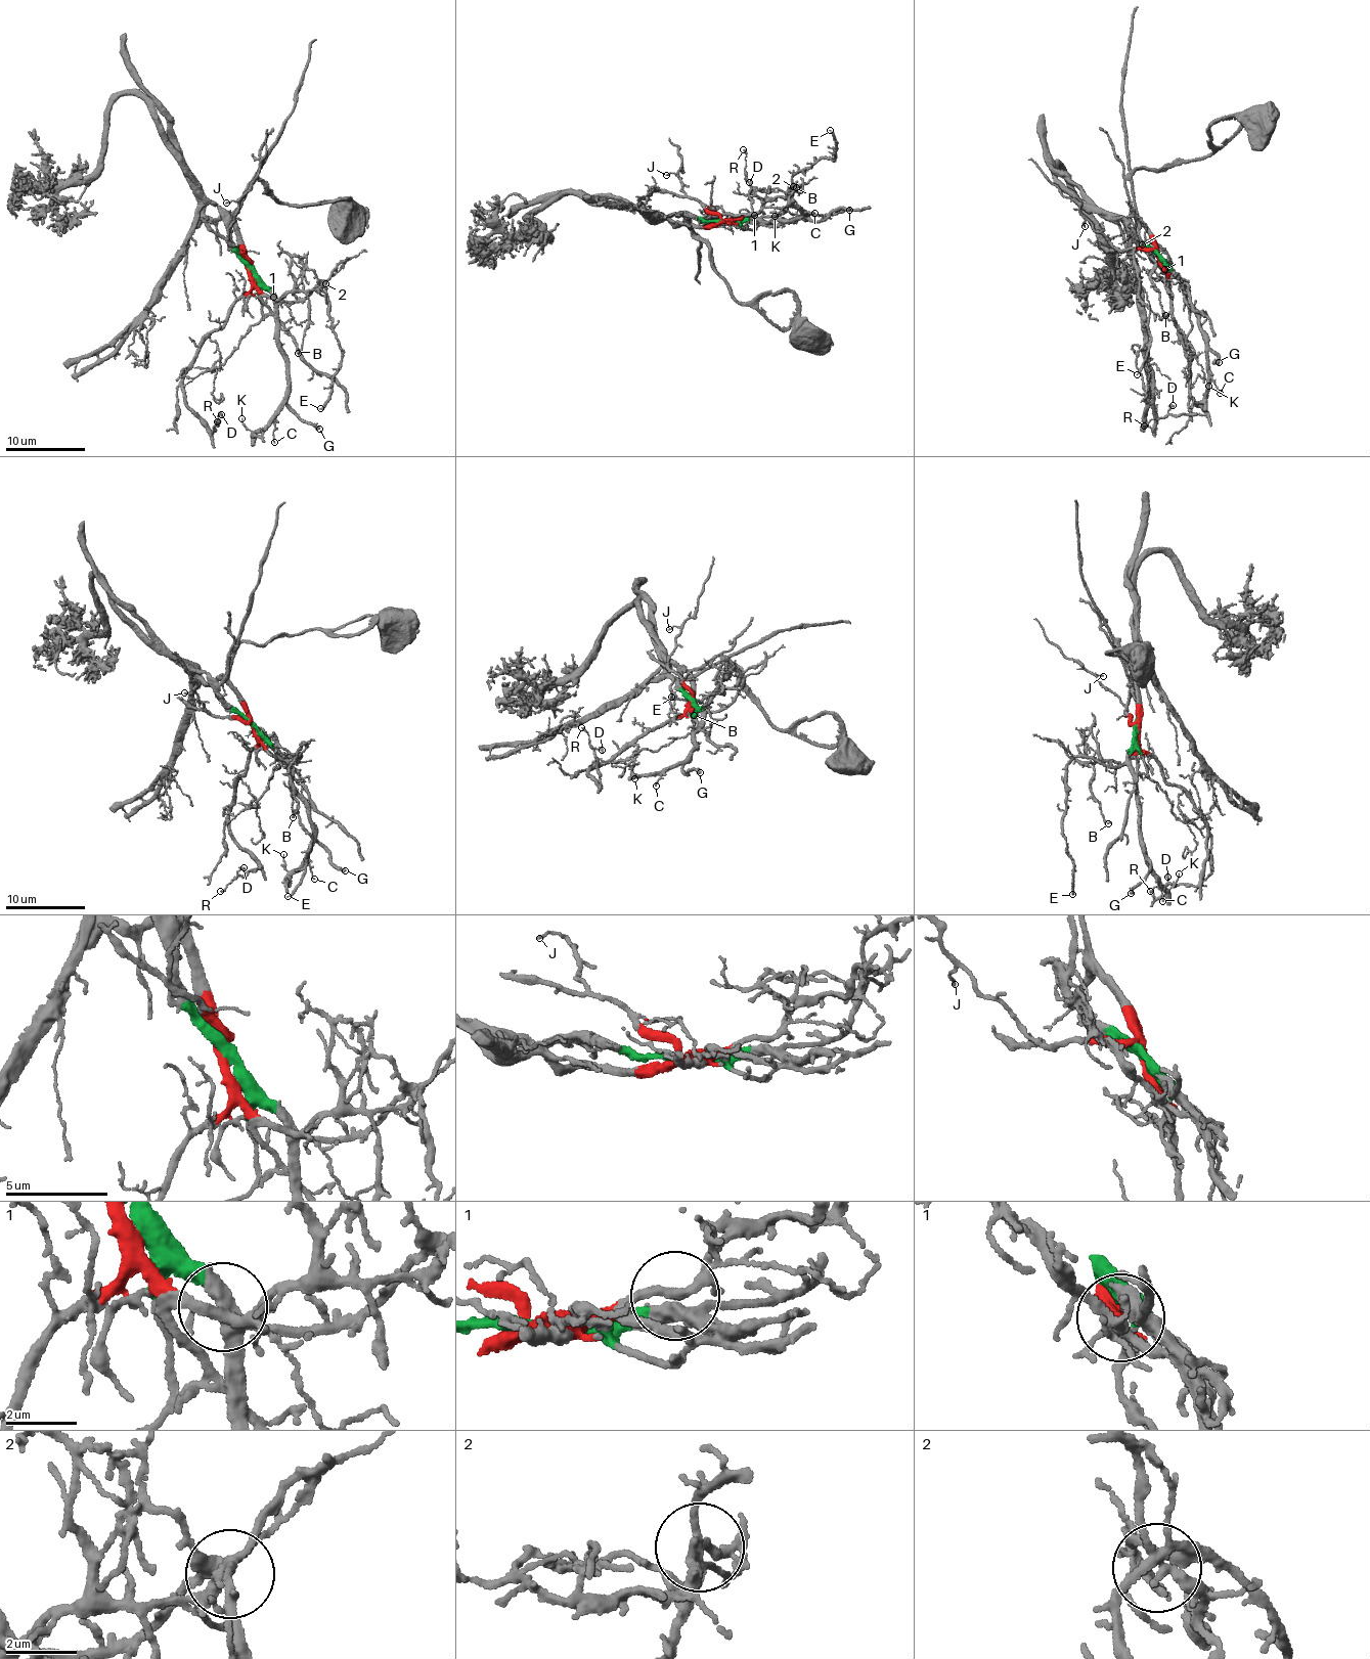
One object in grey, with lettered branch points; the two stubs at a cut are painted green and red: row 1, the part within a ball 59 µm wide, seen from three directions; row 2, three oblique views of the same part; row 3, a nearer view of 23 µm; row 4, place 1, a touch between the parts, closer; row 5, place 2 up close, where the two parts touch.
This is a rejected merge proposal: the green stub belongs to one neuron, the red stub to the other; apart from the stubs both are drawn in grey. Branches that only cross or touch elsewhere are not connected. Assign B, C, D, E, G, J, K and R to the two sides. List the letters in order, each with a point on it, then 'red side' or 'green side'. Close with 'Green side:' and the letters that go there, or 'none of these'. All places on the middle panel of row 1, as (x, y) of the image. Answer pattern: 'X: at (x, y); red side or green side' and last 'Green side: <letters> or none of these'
B: at (796, 187); red side
C: at (814, 213); green side
D: at (749, 182); red side
E: at (830, 130); green side
G: at (849, 210); green side
J: at (666, 175); red side
K: at (775, 216); green side
R: at (743, 149); red side
Green side: C, E, G, K

